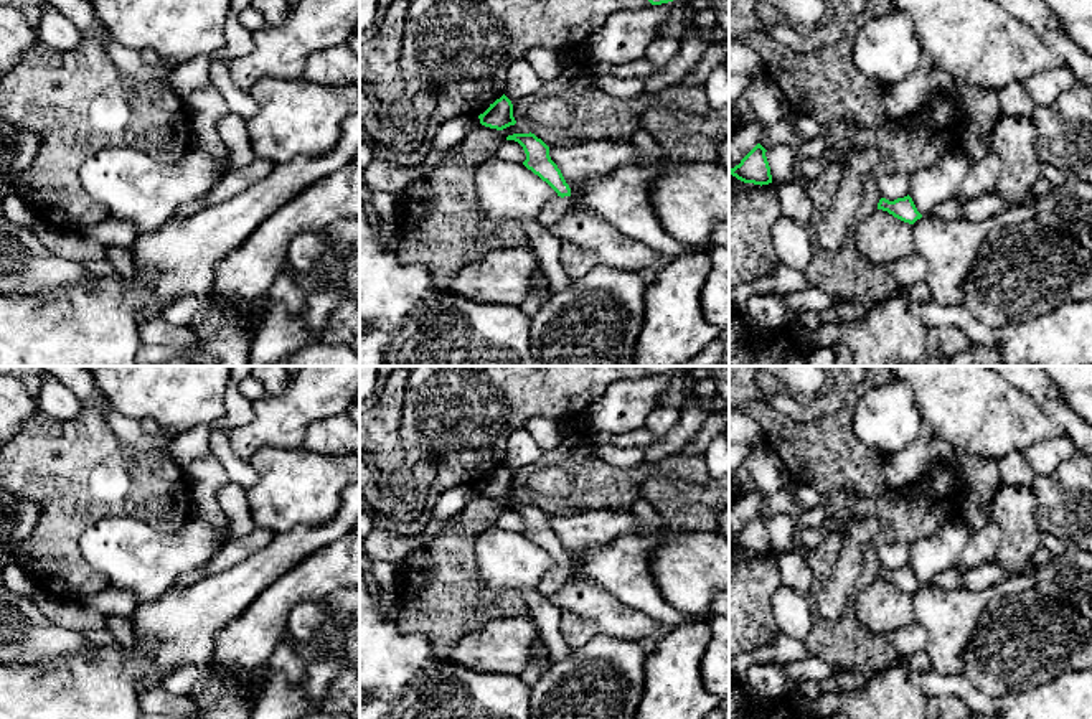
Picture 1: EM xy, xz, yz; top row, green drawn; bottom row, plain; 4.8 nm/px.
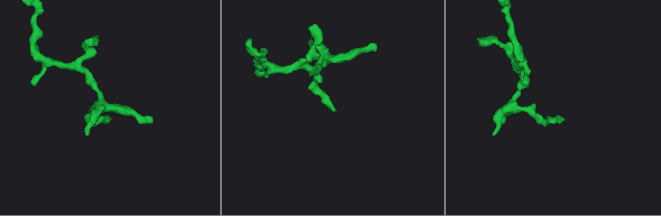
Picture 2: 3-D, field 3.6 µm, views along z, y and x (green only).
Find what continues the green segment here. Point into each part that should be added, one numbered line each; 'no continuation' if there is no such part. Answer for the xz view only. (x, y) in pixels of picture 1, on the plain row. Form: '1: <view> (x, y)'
1: xz (553, 581)

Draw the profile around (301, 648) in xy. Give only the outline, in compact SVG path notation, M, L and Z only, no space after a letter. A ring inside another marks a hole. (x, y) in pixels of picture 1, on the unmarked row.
M285 632L280 640L285 641L299 658L320 655L318 650L313 650L307 641L295 640L289 632Z

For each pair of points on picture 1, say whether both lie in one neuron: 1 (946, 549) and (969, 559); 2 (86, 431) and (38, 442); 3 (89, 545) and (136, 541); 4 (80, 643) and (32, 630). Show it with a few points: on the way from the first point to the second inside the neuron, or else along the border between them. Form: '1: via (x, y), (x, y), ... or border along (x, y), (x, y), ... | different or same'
1: border along (974, 530), (955, 568) | different
2: via (75, 442), (50, 442) | same
3: via (101, 545), (124, 543) | same
4: via (68, 642), (43, 640) | same

